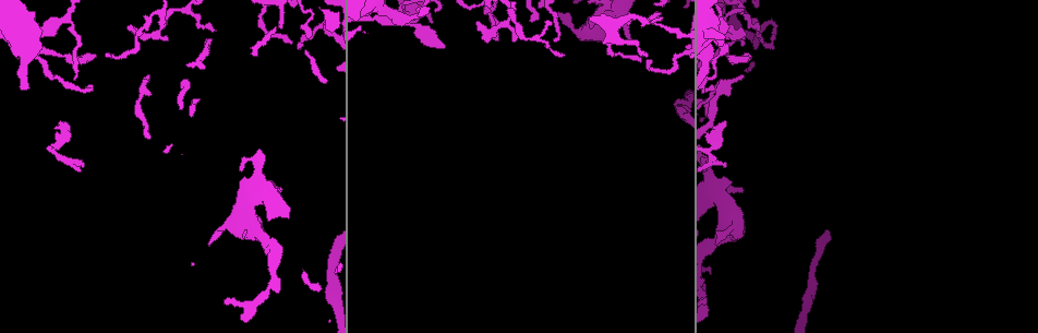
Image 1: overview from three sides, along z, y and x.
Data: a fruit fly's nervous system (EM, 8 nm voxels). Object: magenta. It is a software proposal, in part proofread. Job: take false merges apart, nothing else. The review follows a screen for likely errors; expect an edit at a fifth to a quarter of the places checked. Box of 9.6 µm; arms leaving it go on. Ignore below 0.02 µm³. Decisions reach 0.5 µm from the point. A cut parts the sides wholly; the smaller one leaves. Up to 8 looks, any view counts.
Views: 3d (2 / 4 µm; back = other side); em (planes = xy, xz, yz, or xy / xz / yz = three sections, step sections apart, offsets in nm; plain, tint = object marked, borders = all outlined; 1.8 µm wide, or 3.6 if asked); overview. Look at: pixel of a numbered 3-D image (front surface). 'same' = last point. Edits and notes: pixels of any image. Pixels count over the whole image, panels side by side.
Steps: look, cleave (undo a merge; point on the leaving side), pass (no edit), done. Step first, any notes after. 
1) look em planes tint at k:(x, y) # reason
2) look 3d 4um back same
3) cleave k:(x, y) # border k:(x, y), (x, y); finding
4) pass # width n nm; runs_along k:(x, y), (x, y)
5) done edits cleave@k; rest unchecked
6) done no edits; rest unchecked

look 3d 4um at 1:(772, 25) # abrupt turn

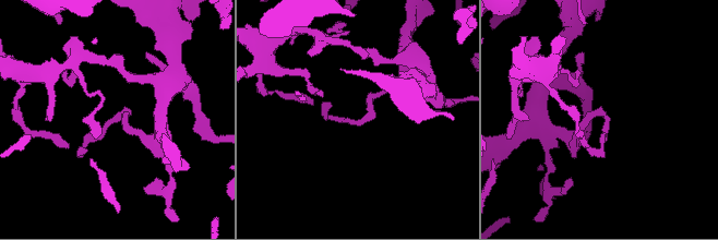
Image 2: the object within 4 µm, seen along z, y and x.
look em xz step 4 tint at 2:(119, 117) # now the EM

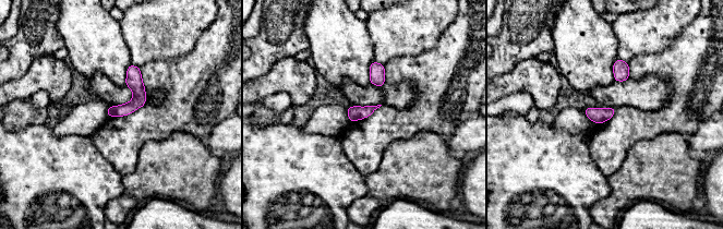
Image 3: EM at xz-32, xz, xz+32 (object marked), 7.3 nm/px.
look em planes tint same

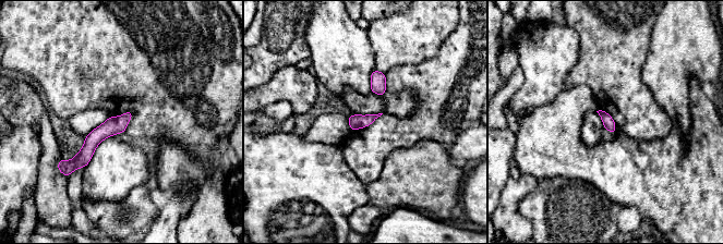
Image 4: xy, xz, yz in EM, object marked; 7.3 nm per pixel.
pass # runs_along 4:(129, 114), (105, 130), (71, 163); all the same cell

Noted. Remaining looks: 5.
look em xy step 8 tint at 1:(161, 24)

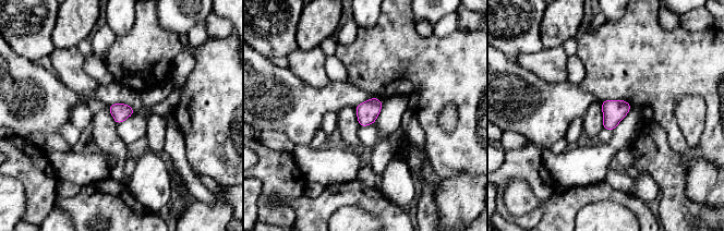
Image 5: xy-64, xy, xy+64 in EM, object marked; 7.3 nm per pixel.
look em planes tint same # another direction

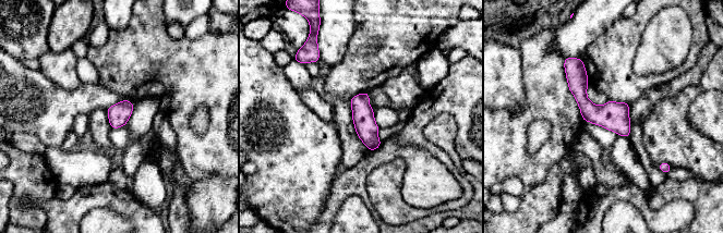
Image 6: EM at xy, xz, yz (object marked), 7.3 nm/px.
pass # width 160 nm; runs_along 6:(571, 61), (581, 99), (626, 133); continuous, no second cell

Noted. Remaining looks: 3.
look em planes tint at 1:(414, 16) # sharp bend

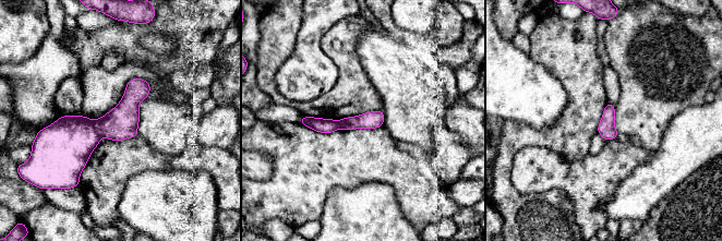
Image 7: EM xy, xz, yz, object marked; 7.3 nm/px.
cleave 7:(67, 144) # border 7:(93, 121), (96, 131), (100, 135); two cells meet here

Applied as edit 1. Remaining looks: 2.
done edits cleave@7; rest unchecked

